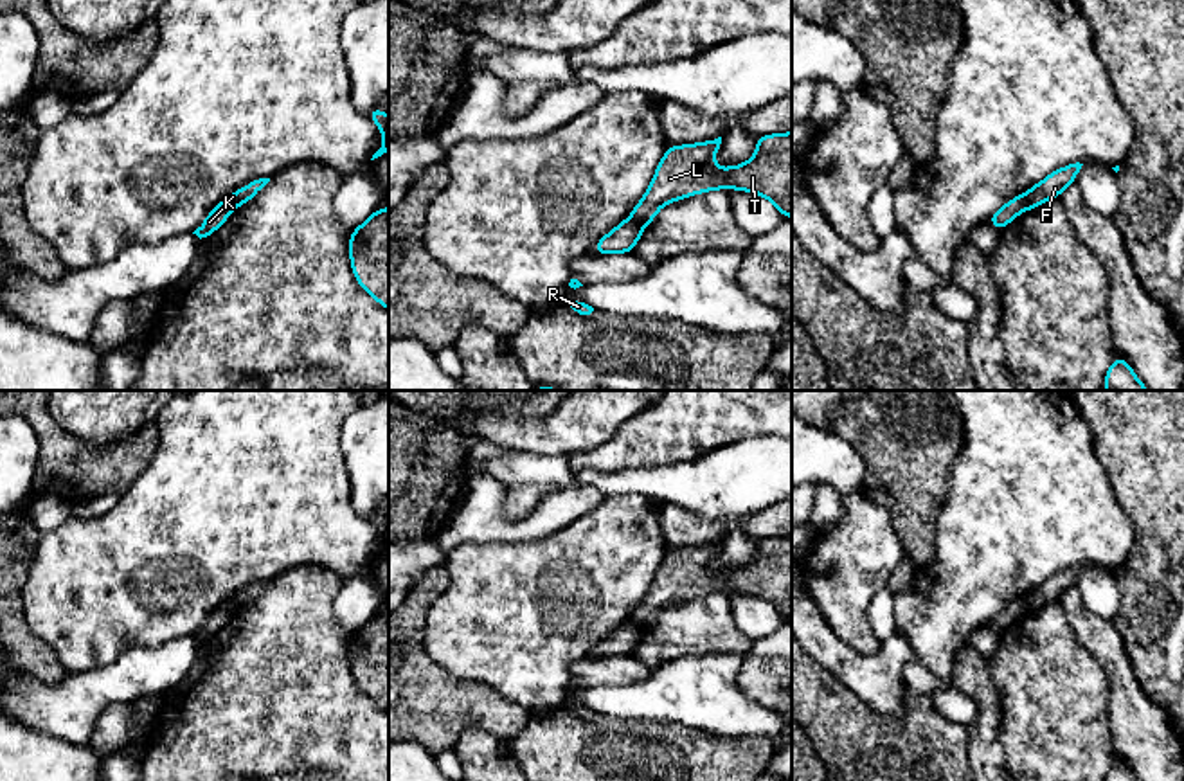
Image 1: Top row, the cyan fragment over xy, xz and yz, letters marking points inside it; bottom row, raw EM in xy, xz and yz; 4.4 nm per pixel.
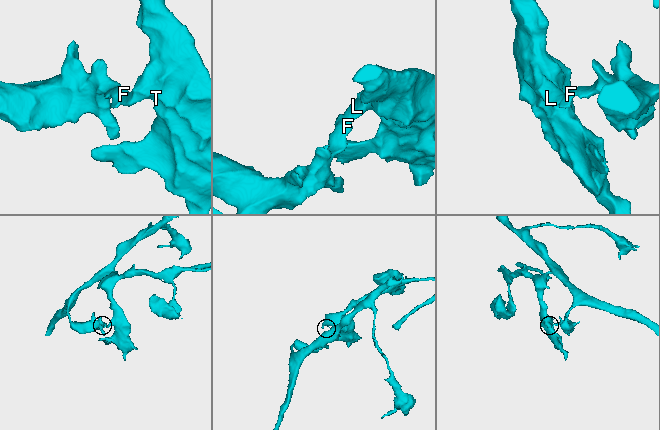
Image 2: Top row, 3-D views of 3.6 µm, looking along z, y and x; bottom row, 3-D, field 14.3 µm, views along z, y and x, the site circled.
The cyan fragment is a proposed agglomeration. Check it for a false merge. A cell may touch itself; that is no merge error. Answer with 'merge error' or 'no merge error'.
merge error

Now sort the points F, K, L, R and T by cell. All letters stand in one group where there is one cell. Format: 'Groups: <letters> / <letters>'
Groups: F K R / L T

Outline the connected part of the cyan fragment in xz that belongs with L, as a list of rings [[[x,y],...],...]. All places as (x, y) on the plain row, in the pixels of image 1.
[[[792,534],[754,540],[756,558],[740,569],[718,572],[713,563],[722,540],[698,547],[668,549],[632,621],[650,628],[659,612],[682,601],[738,592],[768,601],[783,621],[792,621]]]

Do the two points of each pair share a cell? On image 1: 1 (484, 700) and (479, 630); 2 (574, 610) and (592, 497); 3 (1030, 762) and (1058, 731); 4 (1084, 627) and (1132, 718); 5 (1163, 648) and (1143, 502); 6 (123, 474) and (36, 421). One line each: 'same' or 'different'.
1: different
2: different
3: same
4: same
5: same
6: same

